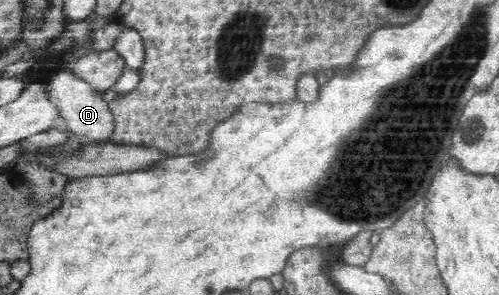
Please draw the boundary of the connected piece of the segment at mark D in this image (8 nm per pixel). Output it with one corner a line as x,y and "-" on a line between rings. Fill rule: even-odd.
62,68
46,83
46,91
58,114
66,121
67,129
76,136
84,137
91,143
102,143
110,140
114,131
114,118
109,105
102,99
102,93
95,90
86,80
74,75
72,69

